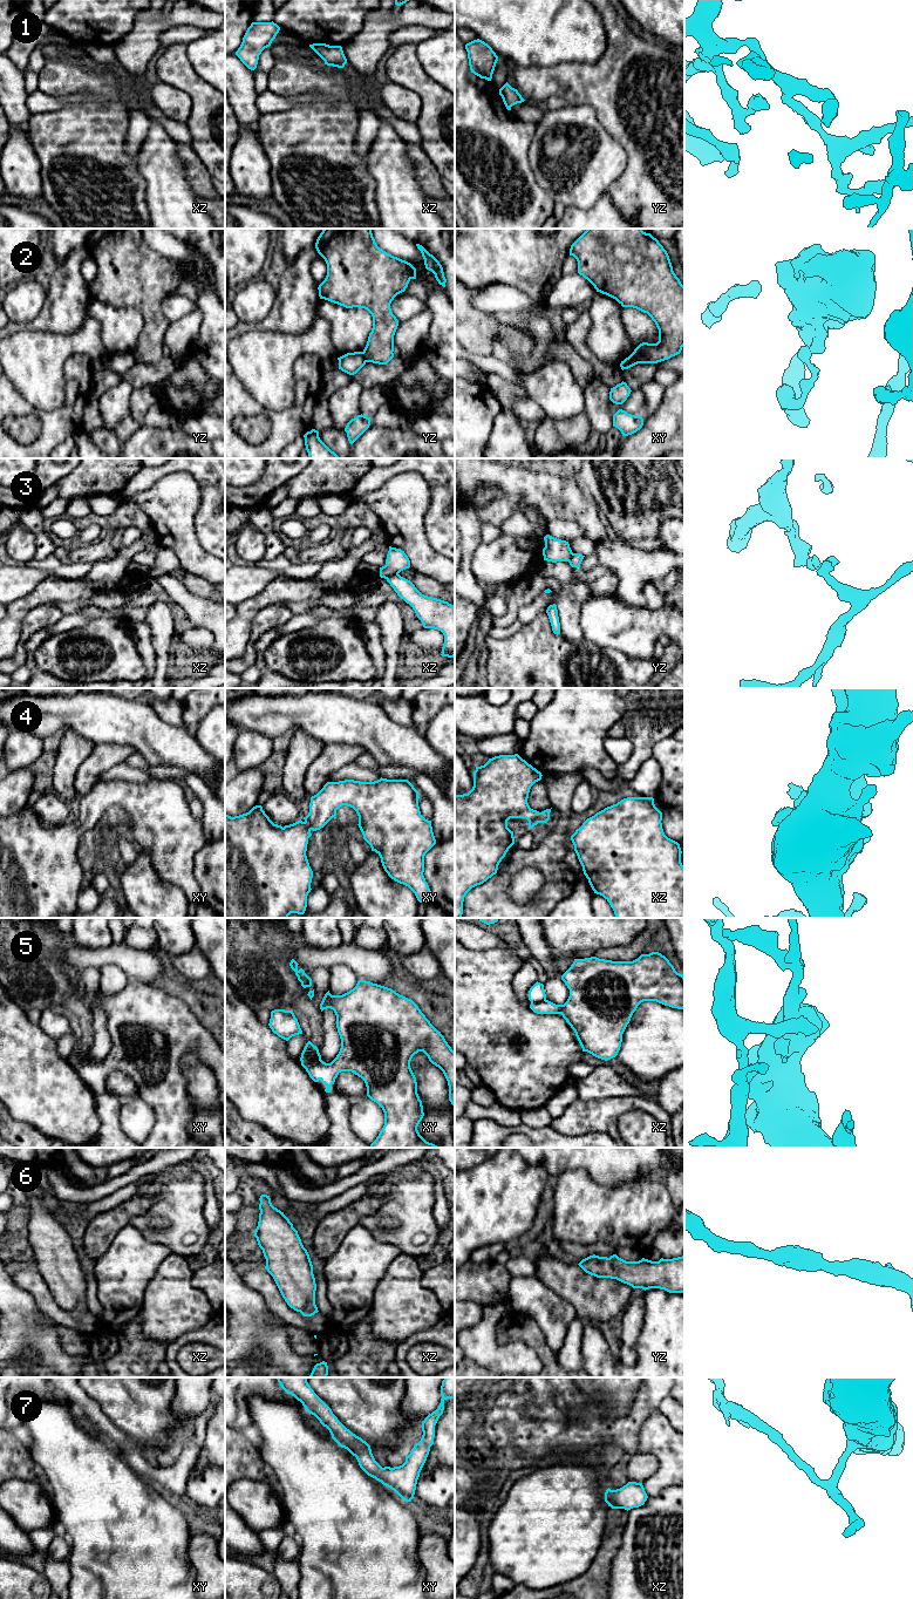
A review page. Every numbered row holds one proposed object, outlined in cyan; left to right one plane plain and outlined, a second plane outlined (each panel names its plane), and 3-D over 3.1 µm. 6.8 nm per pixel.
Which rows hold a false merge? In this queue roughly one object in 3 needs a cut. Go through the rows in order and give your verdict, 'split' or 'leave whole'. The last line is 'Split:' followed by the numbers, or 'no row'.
1: leave whole
2: split
3: split
4: leave whole
5: split
6: leave whole
7: leave whole
Split: 2, 3, 5

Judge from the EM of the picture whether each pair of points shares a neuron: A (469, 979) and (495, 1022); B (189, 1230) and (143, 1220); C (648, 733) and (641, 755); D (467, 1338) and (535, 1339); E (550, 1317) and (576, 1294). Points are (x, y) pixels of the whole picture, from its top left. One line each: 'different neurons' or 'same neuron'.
A: same neuron
B: same neuron
C: same neuron
D: different neurons
E: different neurons

